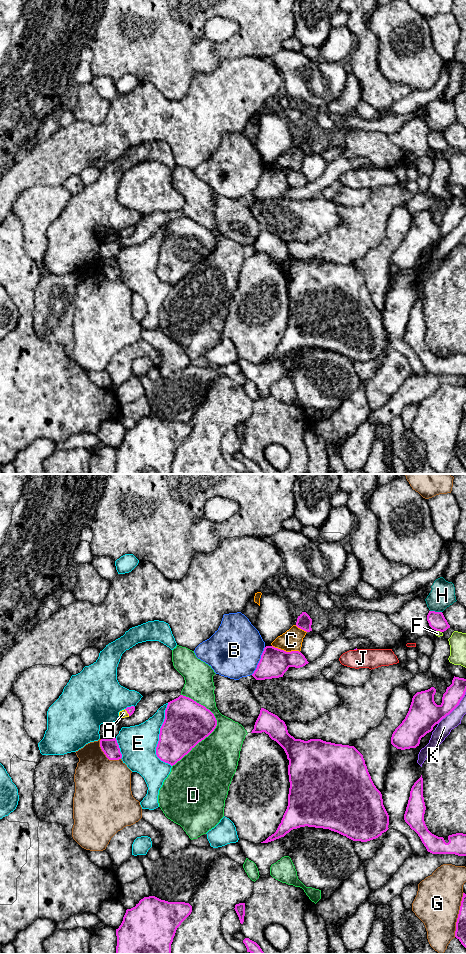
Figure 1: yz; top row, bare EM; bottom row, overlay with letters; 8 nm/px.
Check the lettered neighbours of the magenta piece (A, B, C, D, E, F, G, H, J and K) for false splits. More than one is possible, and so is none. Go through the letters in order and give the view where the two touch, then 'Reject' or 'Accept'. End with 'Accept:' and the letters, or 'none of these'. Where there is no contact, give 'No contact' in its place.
A: Touches magenta in yz. Accept
B: Touches magenta in yz. Reject
C: Touches magenta in yz. Reject
D: Touches magenta in yz. Reject
E: Touches magenta in yz. Reject
F: Touches magenta in yz. Reject
G: Touches magenta in yz. Reject
H: Touches magenta in yz. Reject
J: Touches magenta in yz. Accept
K: Touches magenta in yz. Reject
Accept: A, J

